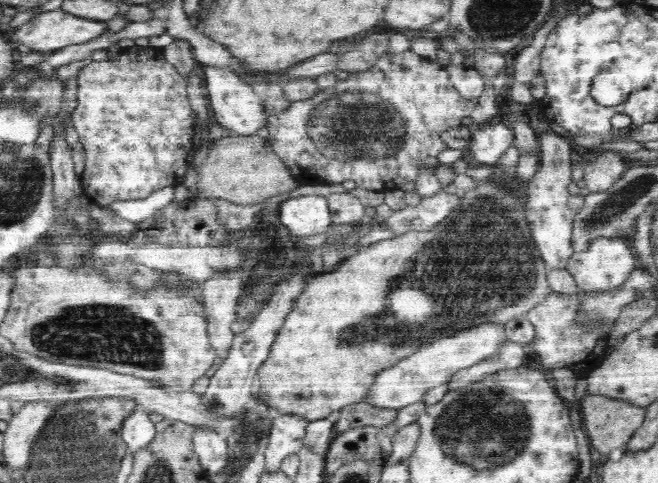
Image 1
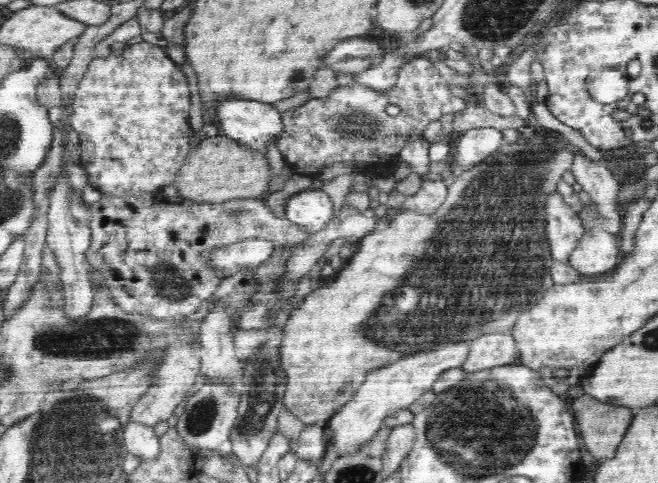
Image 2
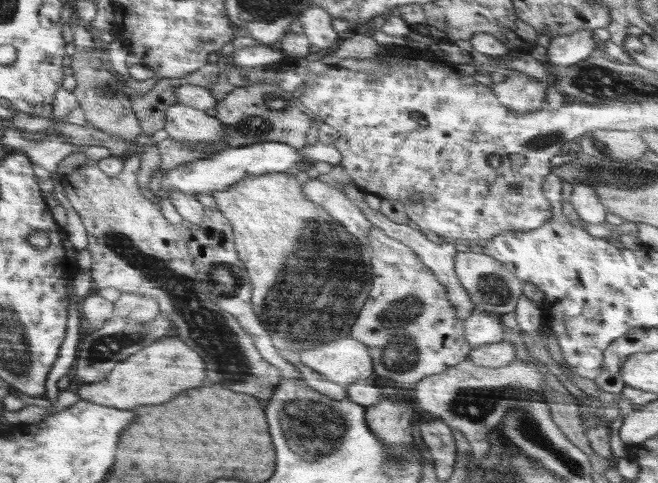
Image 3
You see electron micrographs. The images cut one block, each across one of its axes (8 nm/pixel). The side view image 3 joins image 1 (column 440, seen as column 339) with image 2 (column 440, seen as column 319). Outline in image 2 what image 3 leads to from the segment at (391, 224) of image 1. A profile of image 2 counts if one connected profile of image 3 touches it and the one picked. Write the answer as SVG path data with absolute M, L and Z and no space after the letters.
M425 180L414 196L408 196L404 205L400 206L401 211L410 210L421 214L434 214L448 196L448 188L440 180Z

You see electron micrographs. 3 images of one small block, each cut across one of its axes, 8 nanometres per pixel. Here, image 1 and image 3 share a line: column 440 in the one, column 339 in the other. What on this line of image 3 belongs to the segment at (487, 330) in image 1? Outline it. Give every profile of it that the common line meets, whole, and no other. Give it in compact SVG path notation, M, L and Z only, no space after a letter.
M350 334L336 342L325 342L314 350L302 352L300 362L344 388L373 373L368 347Z

